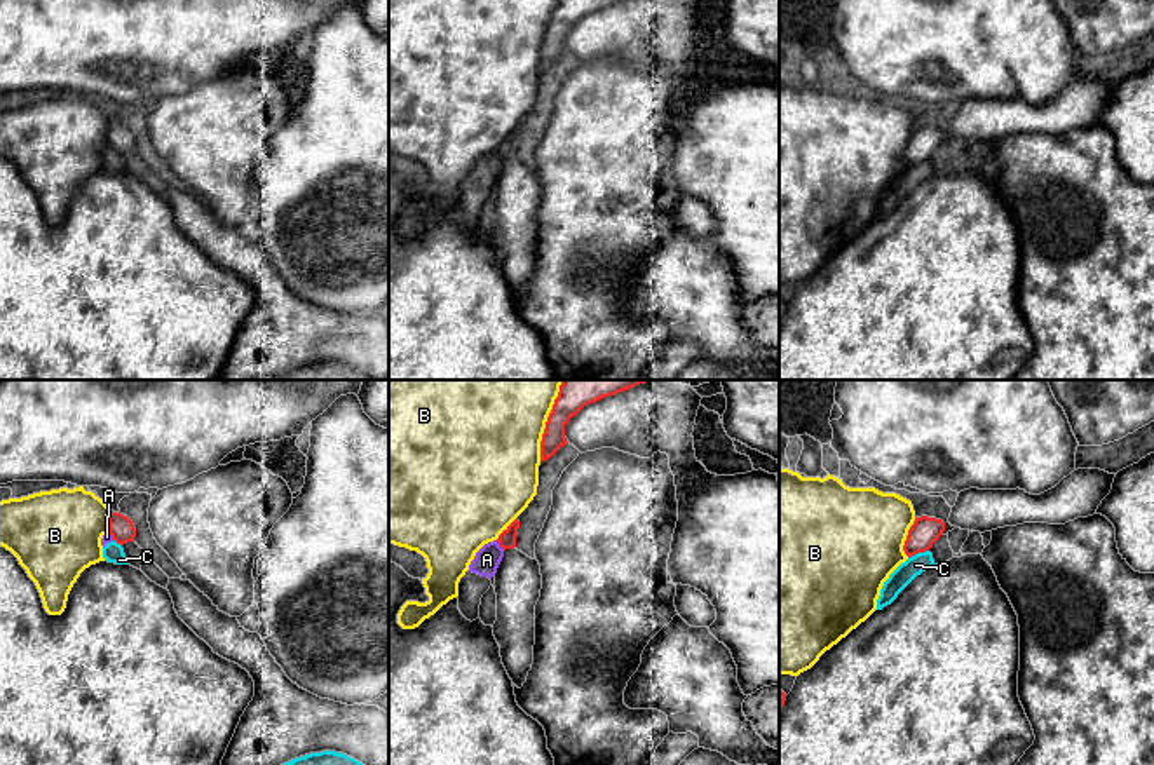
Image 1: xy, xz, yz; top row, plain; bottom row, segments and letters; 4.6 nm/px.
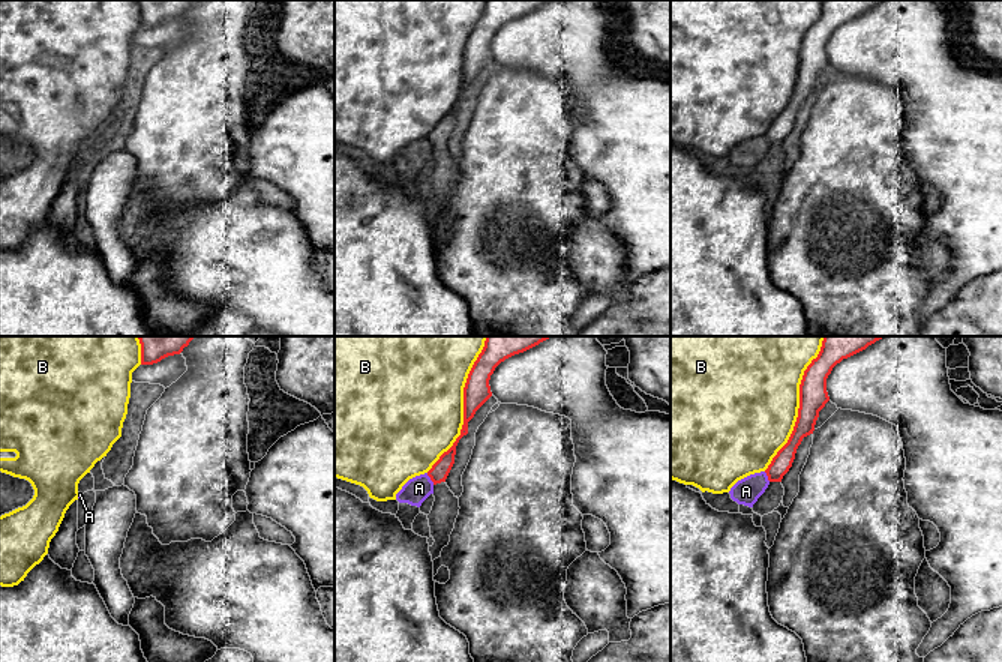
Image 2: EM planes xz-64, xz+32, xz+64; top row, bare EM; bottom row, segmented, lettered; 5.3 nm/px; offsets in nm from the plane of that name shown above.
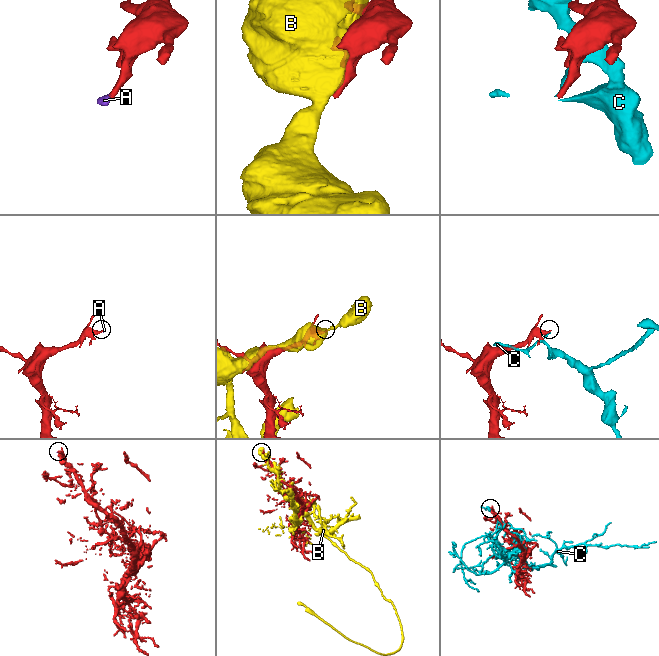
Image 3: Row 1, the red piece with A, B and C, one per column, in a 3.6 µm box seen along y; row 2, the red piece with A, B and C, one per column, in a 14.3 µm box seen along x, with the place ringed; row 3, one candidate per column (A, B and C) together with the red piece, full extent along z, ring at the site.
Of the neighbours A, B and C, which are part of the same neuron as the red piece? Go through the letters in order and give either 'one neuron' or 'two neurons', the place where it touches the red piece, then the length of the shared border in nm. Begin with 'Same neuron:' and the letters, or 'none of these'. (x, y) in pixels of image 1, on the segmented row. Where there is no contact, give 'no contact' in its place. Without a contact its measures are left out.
Same neuron: none of these
A: two neurons | xz (501, 546) | 60 nm
B: two neurons | xz (548, 420) | 400 nm
C: two neurons | yz (917, 553) | 100 nm

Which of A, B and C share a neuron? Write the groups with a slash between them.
A C / B

